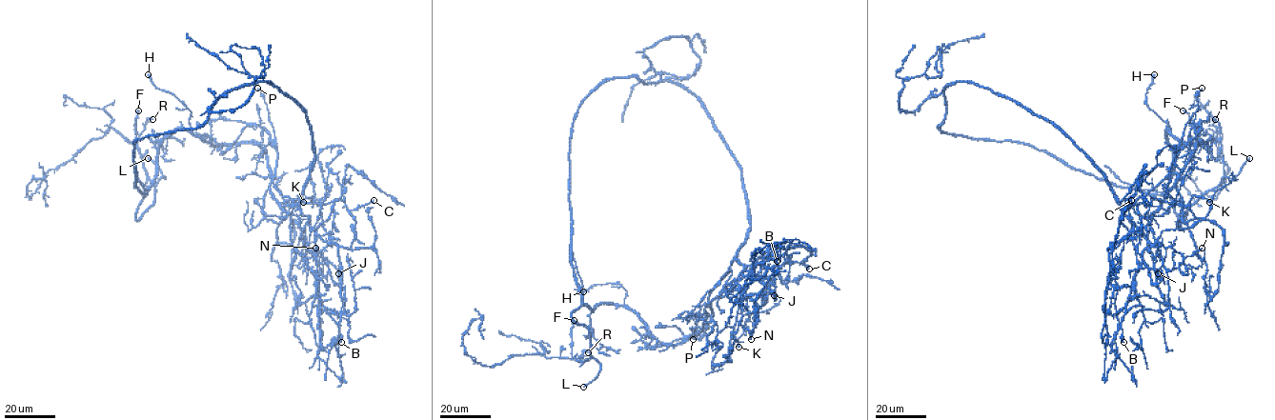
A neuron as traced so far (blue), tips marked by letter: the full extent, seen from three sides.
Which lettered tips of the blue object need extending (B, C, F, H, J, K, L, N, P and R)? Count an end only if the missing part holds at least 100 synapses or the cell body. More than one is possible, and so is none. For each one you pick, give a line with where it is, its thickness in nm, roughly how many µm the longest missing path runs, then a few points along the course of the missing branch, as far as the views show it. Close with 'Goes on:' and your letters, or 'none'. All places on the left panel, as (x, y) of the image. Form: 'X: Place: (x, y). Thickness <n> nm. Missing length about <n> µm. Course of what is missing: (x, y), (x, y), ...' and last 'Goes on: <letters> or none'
L: Place: (148, 158). Thickness 320 nm. Missing length about 30 µm. Course of what is missing: (148, 158), (109, 127), (105, 115)
Goes on: L

